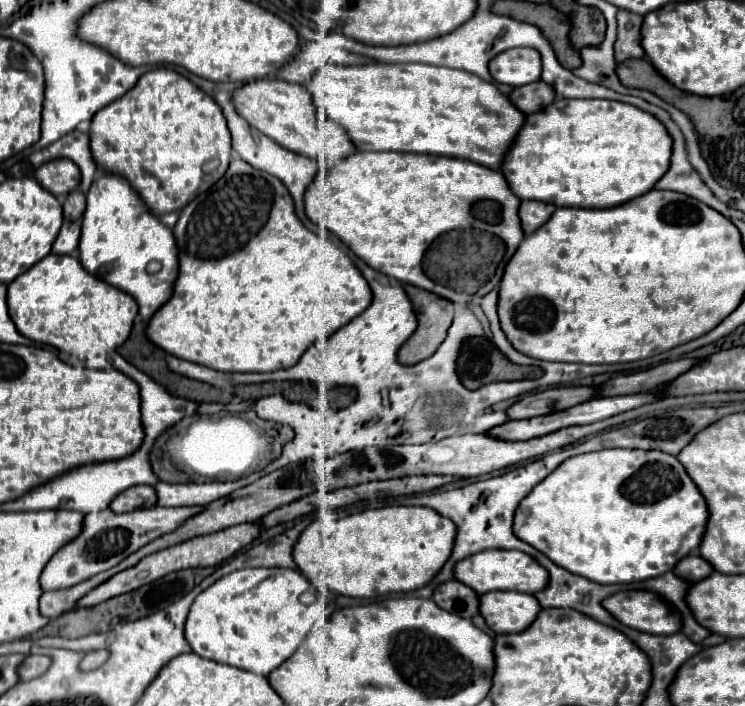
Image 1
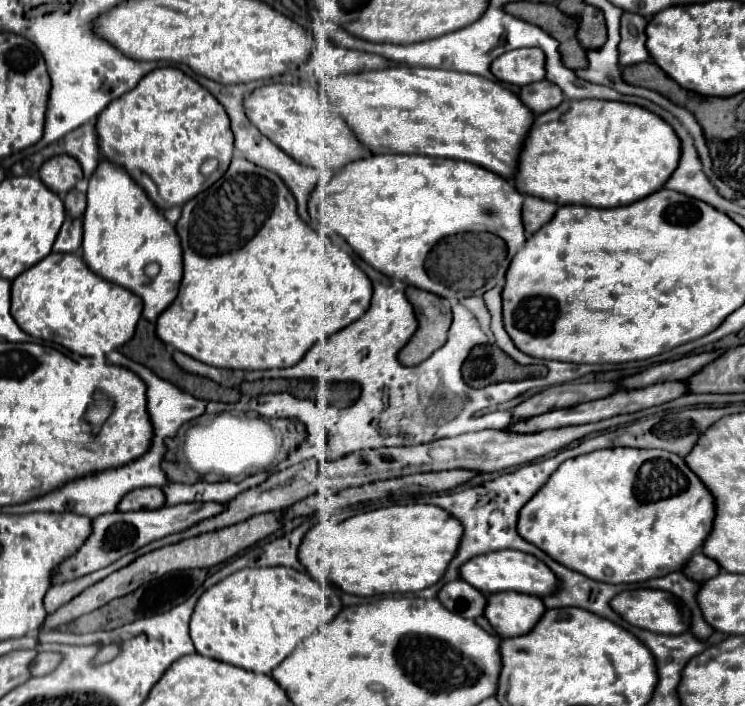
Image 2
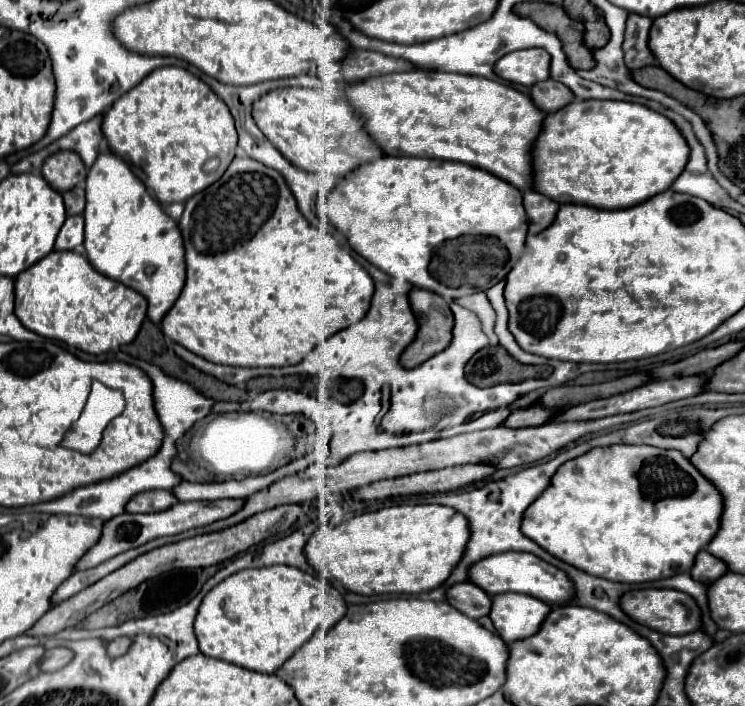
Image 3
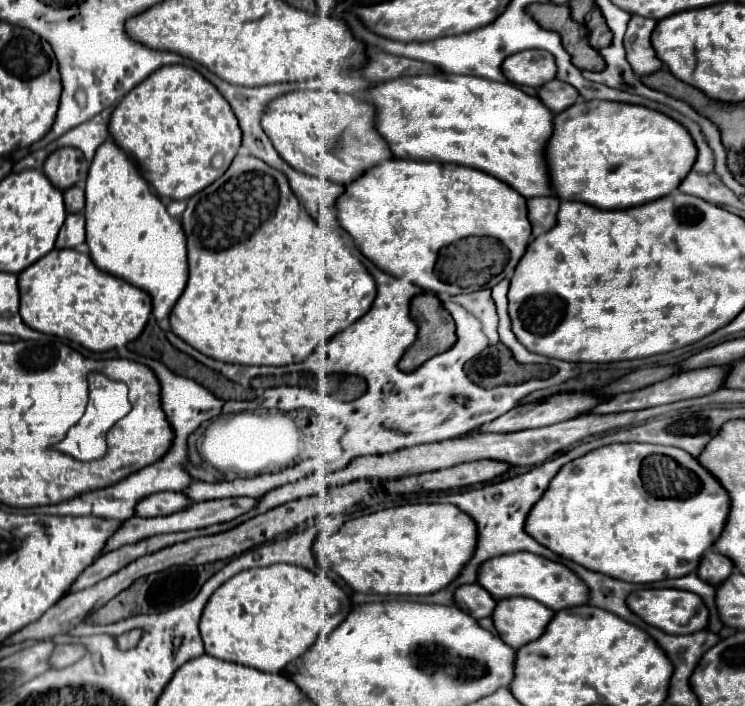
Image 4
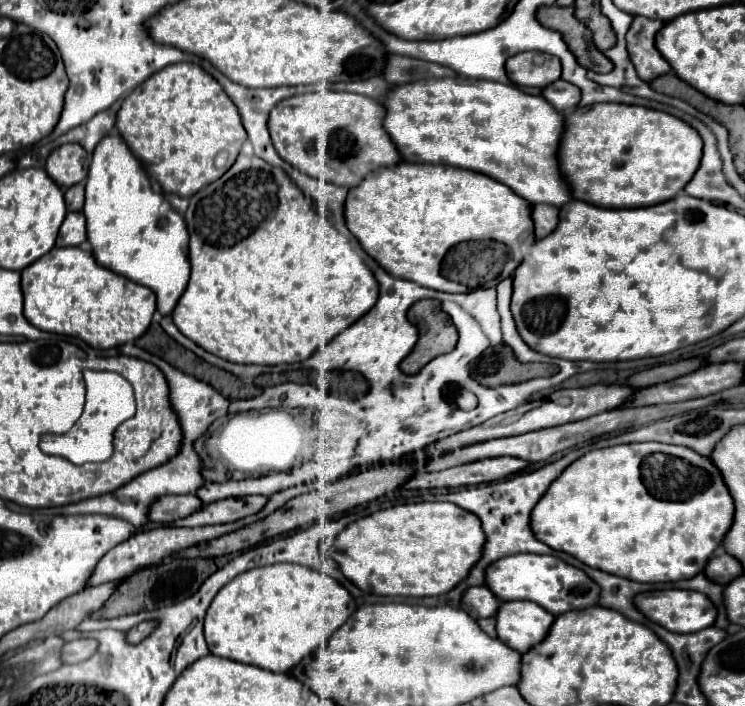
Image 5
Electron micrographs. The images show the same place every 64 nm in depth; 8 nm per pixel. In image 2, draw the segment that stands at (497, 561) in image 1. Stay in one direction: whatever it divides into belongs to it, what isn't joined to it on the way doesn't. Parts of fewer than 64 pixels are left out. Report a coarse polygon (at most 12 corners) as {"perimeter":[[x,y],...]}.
{"perimeter":[[520,550],[474,556],[460,576],[488,594],[552,596],[556,574]]}

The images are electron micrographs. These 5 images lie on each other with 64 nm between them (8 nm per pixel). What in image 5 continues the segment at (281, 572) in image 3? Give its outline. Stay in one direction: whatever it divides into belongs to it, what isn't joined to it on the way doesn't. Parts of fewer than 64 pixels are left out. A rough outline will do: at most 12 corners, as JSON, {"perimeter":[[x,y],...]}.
{"perimeter":[[300,564],[236,576],[206,612],[216,656],[290,672],[354,610]]}

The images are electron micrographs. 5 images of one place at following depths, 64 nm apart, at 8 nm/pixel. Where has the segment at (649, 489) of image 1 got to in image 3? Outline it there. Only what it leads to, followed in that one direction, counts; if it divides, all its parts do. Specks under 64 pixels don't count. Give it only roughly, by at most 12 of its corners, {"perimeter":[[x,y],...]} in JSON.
{"perimeter":[[682,452],[562,464],[522,532],[588,574],[690,572],[720,490]]}

